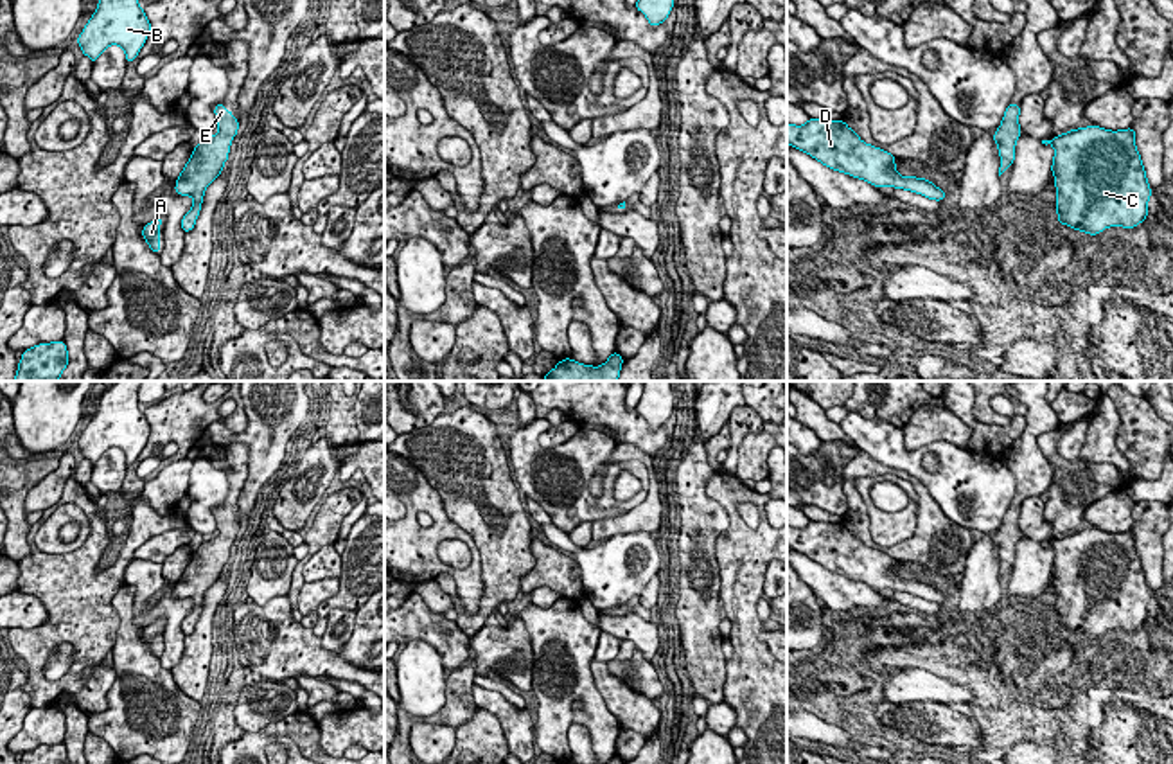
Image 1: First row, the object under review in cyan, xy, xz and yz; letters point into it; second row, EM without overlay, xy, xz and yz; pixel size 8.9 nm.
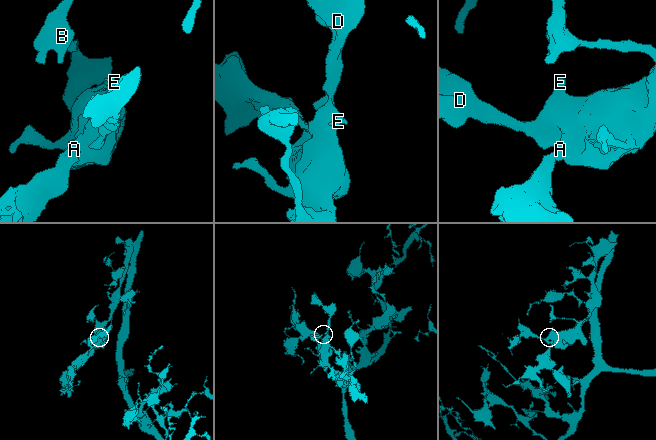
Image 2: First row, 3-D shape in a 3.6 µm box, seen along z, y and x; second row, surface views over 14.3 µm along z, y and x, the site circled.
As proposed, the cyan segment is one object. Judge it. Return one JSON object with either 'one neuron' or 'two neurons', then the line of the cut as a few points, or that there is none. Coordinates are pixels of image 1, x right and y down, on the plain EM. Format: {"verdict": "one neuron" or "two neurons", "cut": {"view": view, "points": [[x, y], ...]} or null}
{"verdict": "one neuron", "cut": null}

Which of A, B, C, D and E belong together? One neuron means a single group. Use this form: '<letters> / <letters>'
A B C D E

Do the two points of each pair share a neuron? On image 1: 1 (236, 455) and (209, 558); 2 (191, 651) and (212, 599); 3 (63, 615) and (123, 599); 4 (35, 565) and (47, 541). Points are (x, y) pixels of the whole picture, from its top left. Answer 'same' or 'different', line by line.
1: same
2: same
3: different
4: different

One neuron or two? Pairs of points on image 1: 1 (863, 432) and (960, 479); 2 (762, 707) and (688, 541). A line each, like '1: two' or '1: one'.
1: one
2: two

